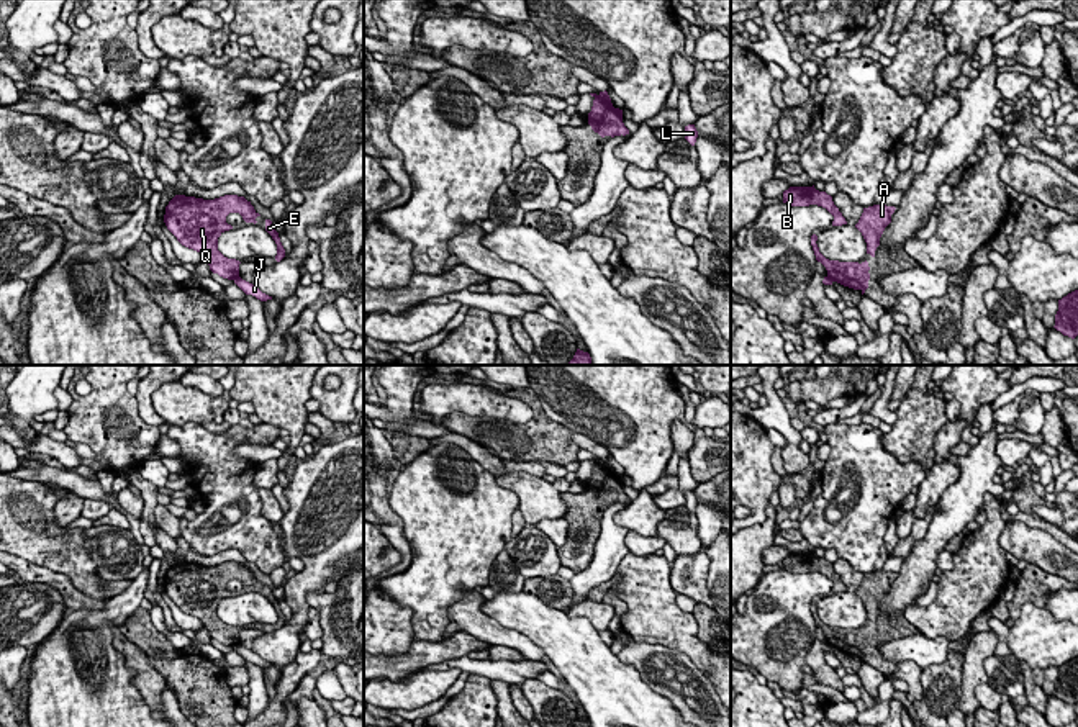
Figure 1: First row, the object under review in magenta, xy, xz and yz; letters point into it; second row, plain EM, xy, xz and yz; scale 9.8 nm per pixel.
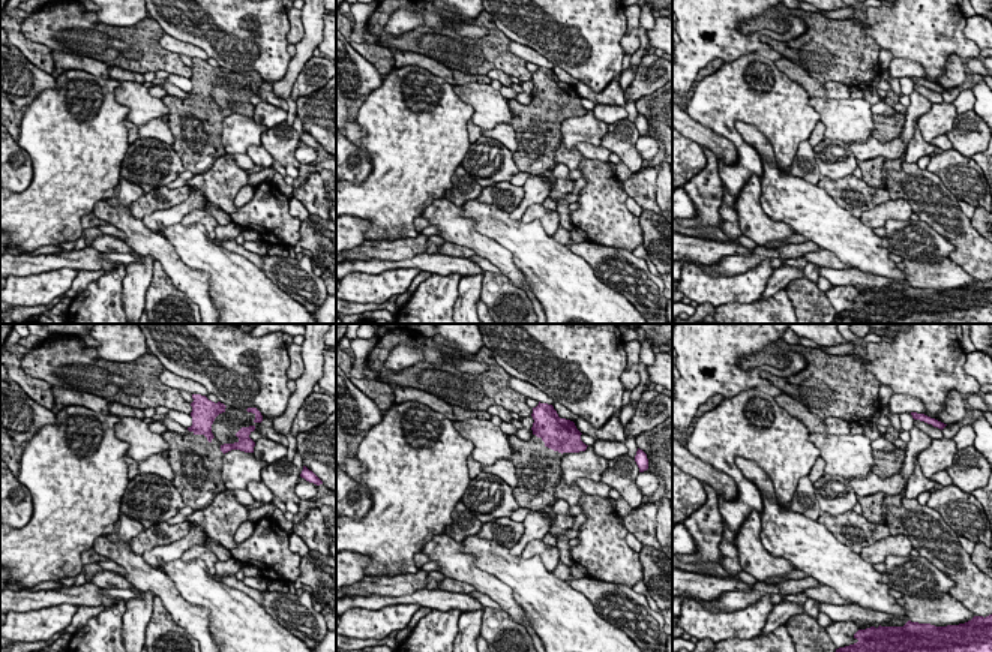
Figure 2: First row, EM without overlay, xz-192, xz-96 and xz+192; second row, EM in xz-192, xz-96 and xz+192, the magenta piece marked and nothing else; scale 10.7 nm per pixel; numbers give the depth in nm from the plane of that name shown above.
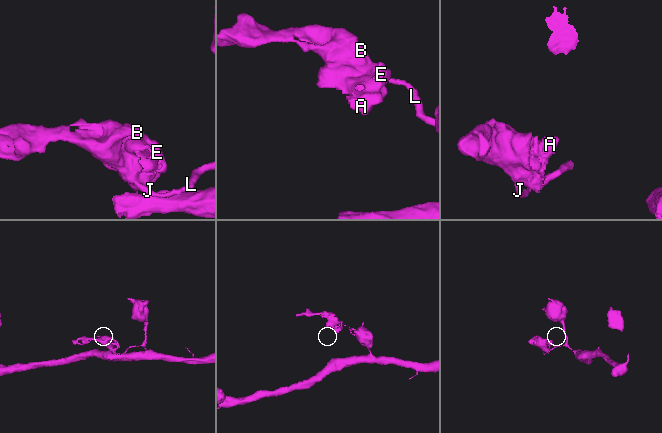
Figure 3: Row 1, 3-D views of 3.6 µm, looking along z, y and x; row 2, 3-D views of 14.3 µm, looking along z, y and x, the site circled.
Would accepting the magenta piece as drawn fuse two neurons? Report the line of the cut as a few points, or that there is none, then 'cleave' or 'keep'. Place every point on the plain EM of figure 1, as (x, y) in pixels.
cut xy (238, 642), (235, 647); cleave

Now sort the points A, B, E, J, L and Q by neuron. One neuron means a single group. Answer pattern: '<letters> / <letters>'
A B E Q / J L

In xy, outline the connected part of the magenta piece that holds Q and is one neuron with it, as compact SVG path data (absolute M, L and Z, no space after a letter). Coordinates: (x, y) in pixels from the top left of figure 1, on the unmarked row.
M175 562L165 573L164 589L177 607L203 622L210 637L223 645L239 643L239 627L228 625L218 617L218 604L233 596L226 589L229 580L239 580L246 589L257 589L260 583L251 568L238 562L215 567Z

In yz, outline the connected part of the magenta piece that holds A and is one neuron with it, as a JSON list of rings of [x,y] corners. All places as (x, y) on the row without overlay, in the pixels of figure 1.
[[[881,570],[863,575],[863,580],[855,591],[867,609],[867,621],[870,621],[872,624],[875,624],[875,617],[880,612],[880,604],[885,594],[891,589],[891,581],[895,580],[895,576],[895,573],[886,573]]]

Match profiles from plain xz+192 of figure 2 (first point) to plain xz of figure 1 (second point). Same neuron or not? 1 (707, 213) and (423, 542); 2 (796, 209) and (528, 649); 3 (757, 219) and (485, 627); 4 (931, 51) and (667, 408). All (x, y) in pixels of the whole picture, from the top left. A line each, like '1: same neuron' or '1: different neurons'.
1: different neurons
2: different neurons
3: same neuron
4: same neuron

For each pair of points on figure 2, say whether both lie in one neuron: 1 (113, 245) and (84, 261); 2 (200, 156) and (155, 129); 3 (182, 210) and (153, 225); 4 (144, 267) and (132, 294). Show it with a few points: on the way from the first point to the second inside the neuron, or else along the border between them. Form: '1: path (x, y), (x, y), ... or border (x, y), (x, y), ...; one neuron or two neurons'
1: border (90, 246), (98, 252); two neurons
2: border (159, 119), (173, 137), (171, 144); two neurons
3: path (174, 215), (161, 218); one neuron
4: path (138, 273), (134, 288); one neuron

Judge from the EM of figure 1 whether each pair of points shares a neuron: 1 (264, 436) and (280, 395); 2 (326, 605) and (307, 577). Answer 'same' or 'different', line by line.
1: different
2: different

